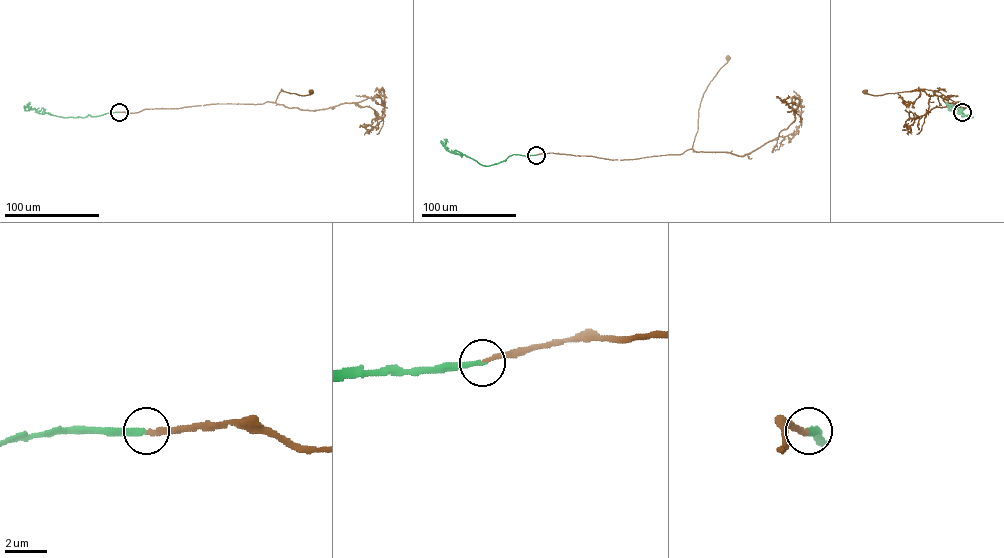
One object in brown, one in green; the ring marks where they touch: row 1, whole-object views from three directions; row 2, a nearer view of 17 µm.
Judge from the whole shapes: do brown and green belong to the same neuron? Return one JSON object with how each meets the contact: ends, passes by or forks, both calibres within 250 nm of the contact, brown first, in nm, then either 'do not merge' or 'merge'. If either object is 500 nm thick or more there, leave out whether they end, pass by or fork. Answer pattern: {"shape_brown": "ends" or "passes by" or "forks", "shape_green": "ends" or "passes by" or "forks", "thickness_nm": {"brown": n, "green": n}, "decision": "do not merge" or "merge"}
{"shape_brown": "ends", "shape_green": "ends", "thickness_nm": {"brown": 220, "green": 240}, "decision": "merge"}

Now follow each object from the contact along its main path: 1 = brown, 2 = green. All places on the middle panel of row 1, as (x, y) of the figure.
1: (536, 155), (552, 153), (623, 159), (681, 154), (692, 148), (701, 98), (727, 57)
2: (536, 155), (513, 154), (497, 163), (483, 165), (456, 150), (449, 152), (442, 144), (448, 142)

